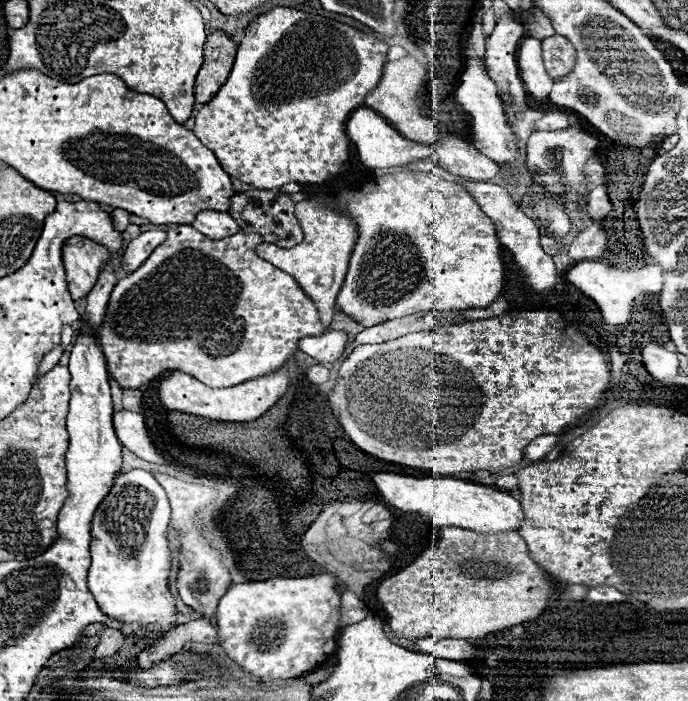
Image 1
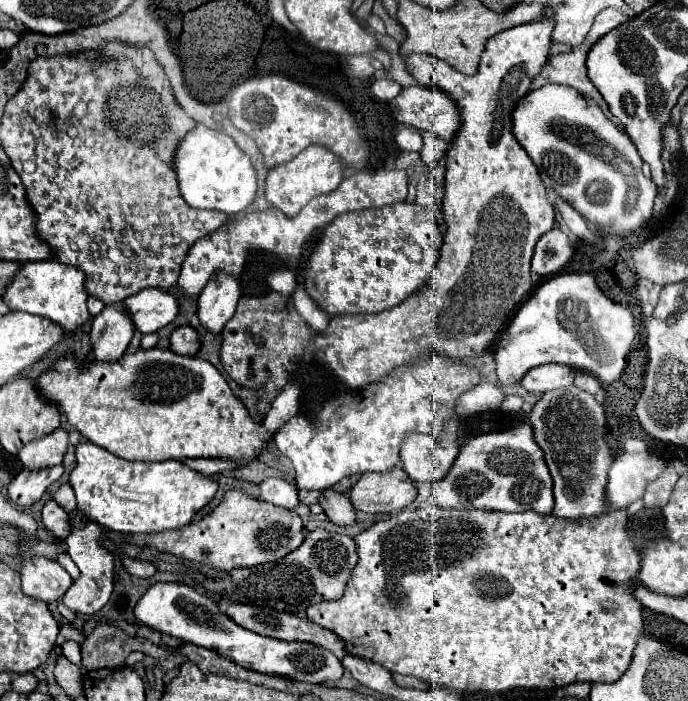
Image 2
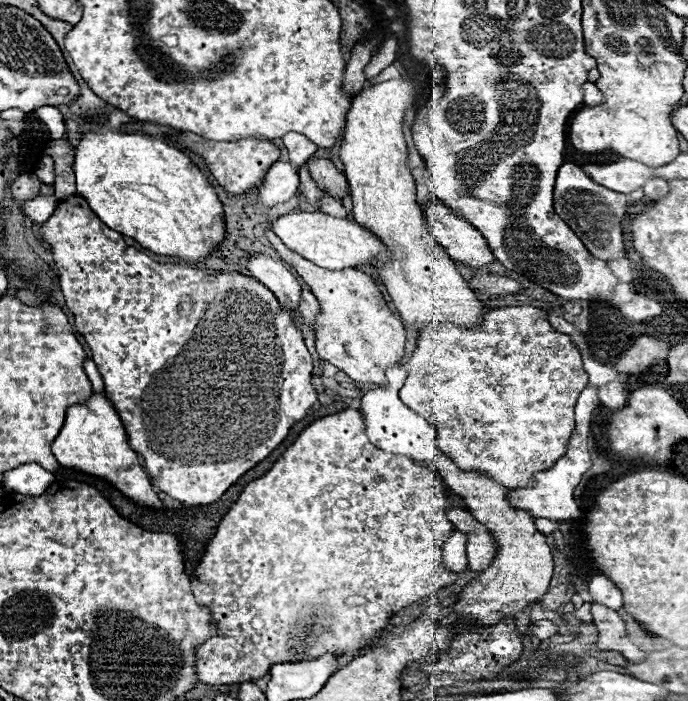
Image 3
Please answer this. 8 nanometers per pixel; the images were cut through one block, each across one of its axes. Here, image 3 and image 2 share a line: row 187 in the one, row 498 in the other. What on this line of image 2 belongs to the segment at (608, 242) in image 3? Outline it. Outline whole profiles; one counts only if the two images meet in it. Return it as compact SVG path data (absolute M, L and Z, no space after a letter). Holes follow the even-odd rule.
M570 386L542 394L542 398L532 406L530 414L526 414L526 420L532 426L536 444L542 448L554 480L556 504L552 514L558 518L604 514L604 486L610 464L614 460L612 450L604 440L604 408L594 400L592 394Z

